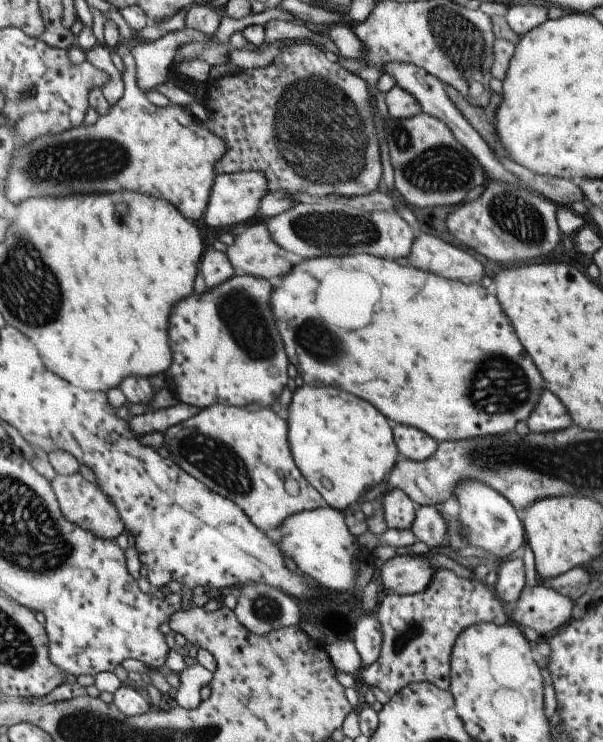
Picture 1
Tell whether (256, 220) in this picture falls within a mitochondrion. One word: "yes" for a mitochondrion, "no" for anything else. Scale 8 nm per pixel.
no

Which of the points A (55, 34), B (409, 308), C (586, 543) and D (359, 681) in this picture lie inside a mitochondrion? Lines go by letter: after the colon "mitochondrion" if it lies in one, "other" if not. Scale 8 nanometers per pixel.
A: other
B: other
C: other
D: other

